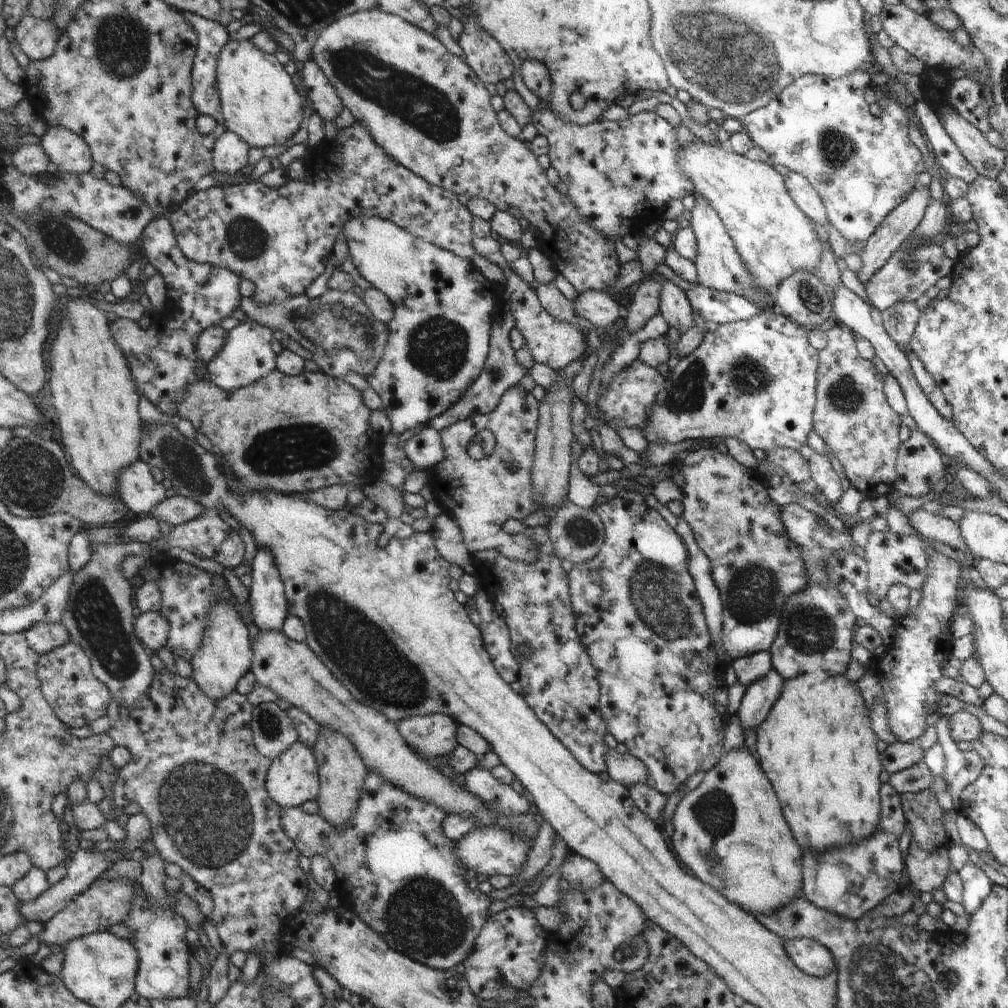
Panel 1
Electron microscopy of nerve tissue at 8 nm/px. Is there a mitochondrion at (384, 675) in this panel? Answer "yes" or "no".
yes

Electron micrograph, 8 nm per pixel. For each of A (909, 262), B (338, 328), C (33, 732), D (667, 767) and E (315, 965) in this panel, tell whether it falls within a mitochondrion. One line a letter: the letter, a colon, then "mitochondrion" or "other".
A: mitochondrion
B: mitochondrion
C: other
D: other
E: other

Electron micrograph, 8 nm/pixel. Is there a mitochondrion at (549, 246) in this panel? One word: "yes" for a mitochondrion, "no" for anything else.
no

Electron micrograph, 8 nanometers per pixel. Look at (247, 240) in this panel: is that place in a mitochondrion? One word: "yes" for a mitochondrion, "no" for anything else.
yes

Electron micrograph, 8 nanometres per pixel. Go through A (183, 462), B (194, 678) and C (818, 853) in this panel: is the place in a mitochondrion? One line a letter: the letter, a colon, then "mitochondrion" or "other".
A: mitochondrion
B: other
C: other

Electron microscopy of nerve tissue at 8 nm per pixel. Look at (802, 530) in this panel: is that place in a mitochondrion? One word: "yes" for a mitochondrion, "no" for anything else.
no

